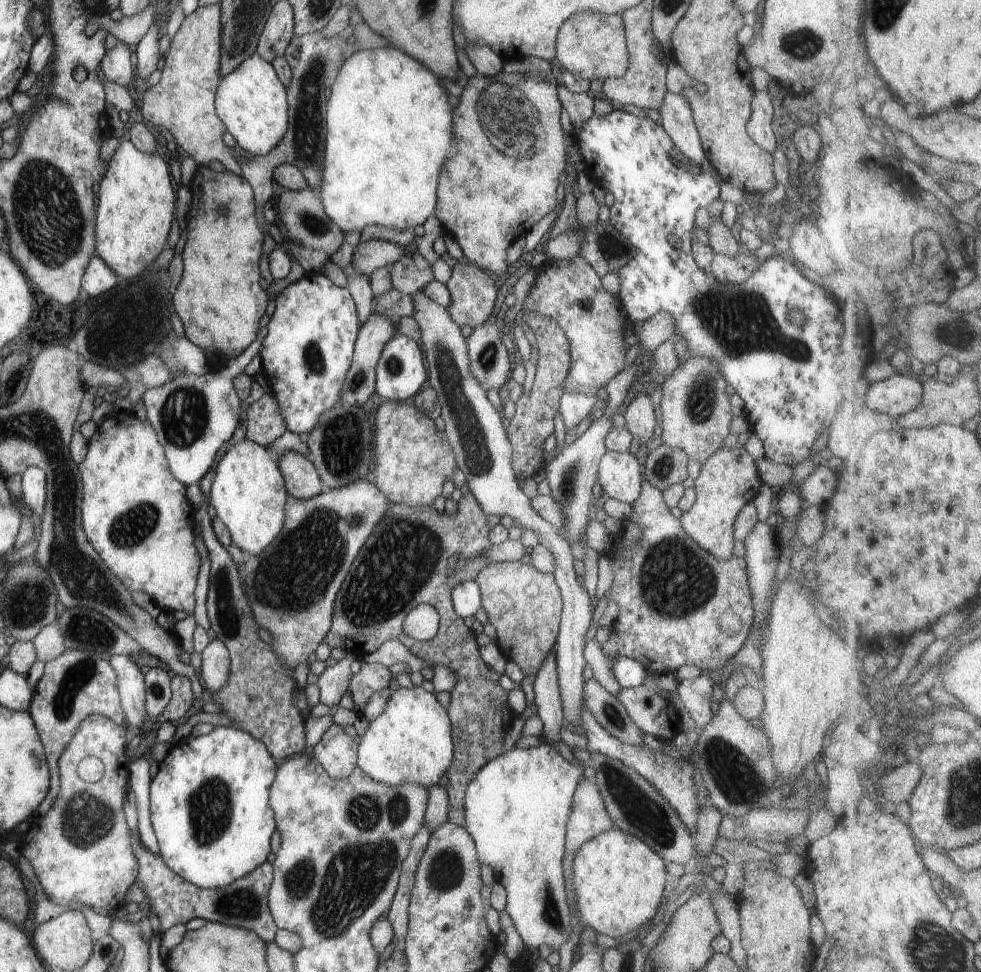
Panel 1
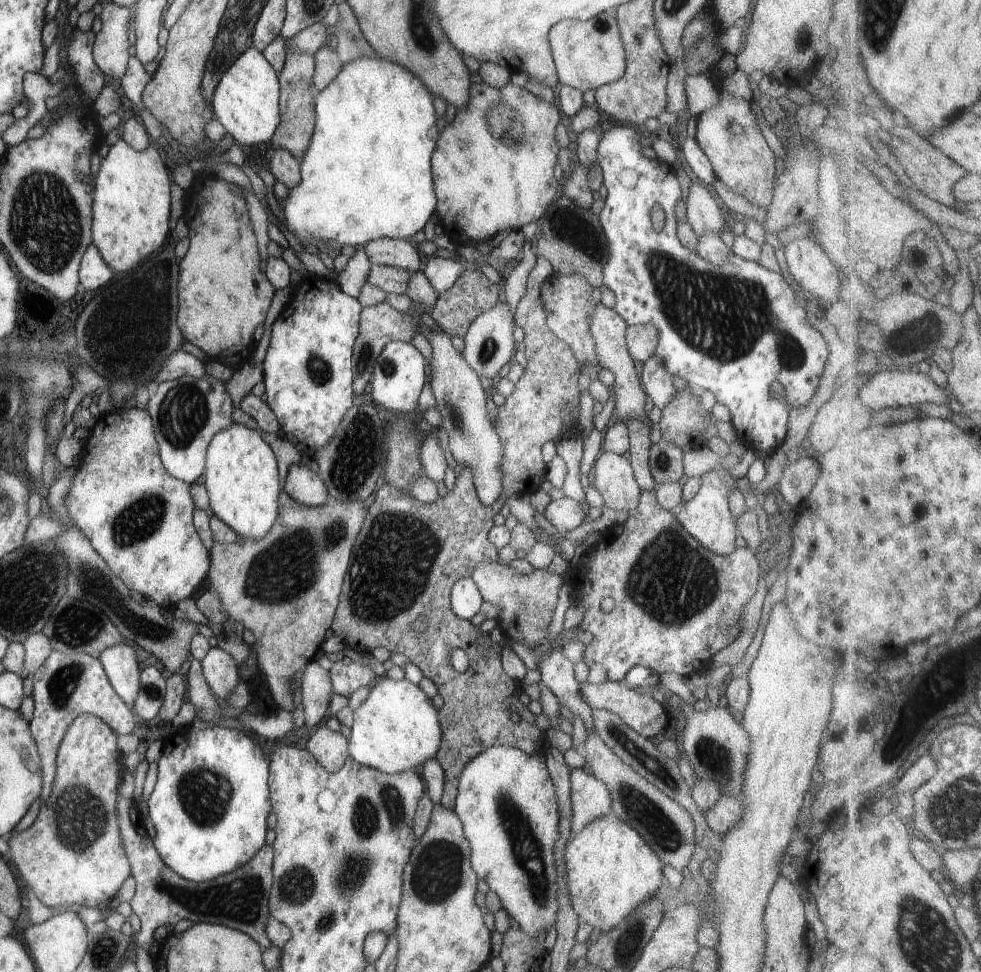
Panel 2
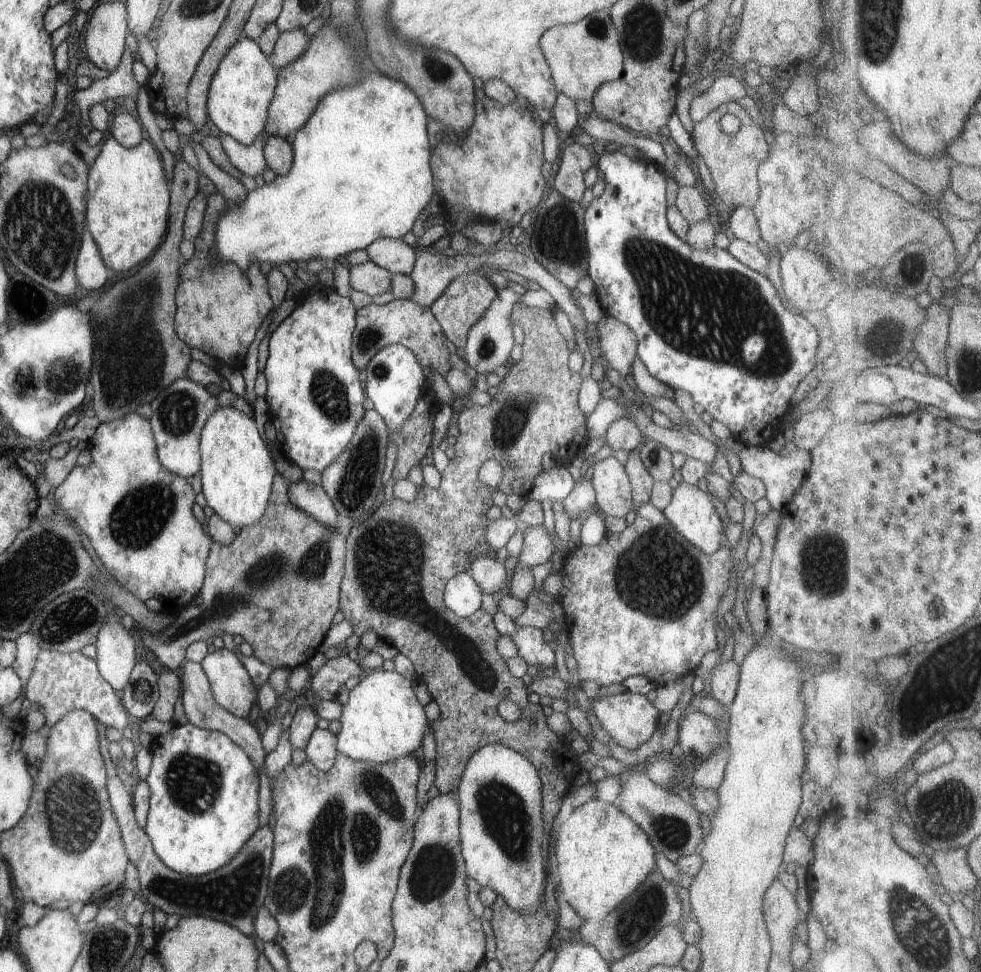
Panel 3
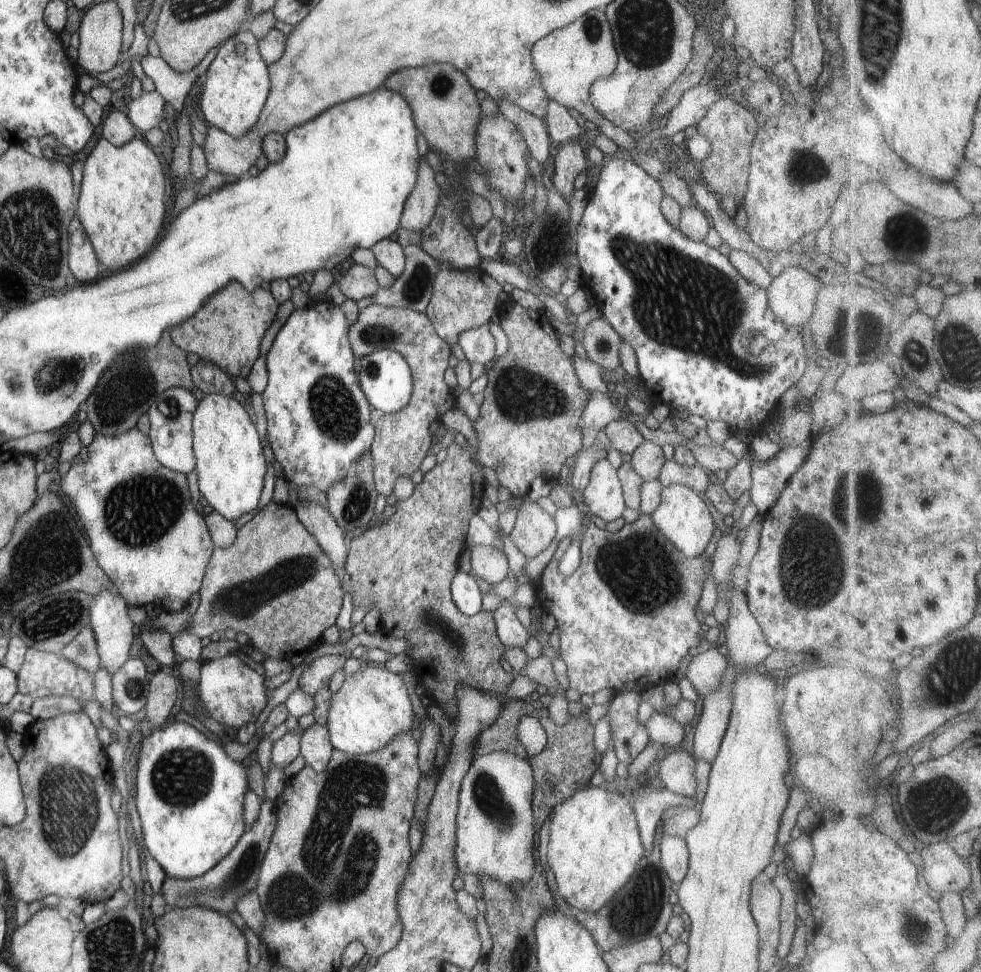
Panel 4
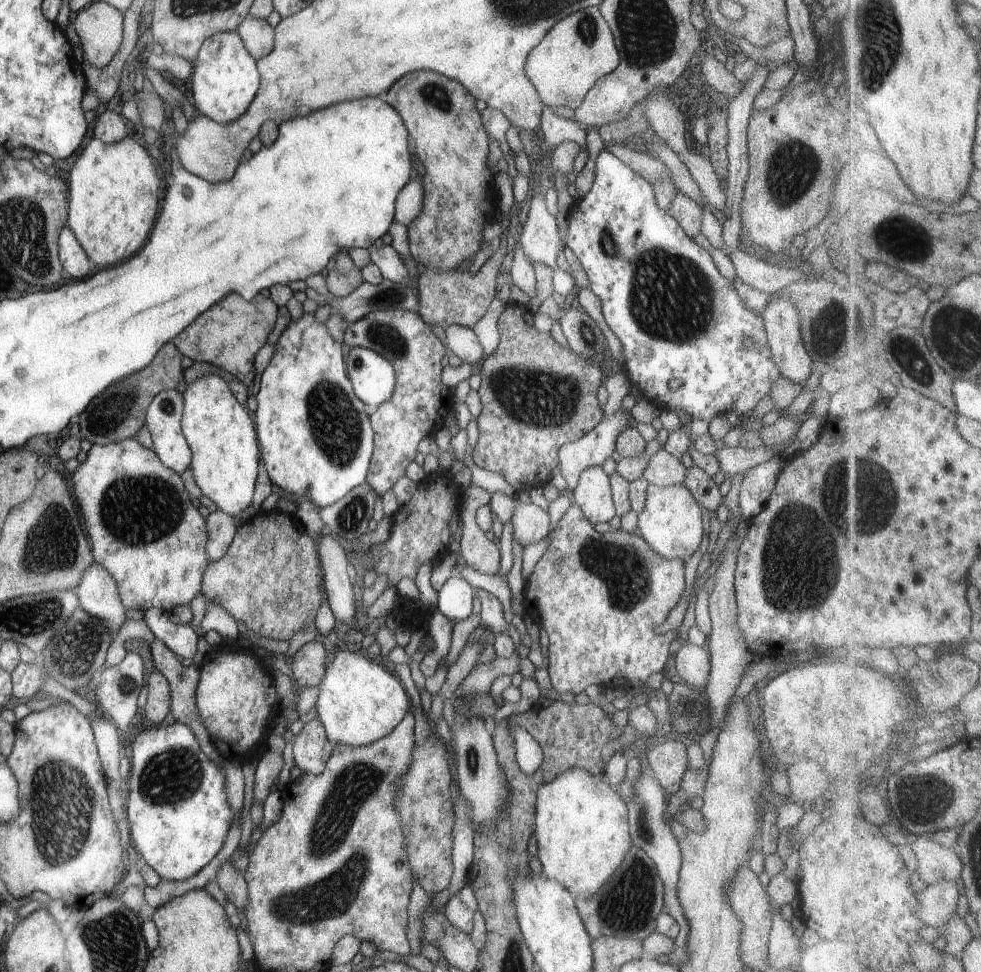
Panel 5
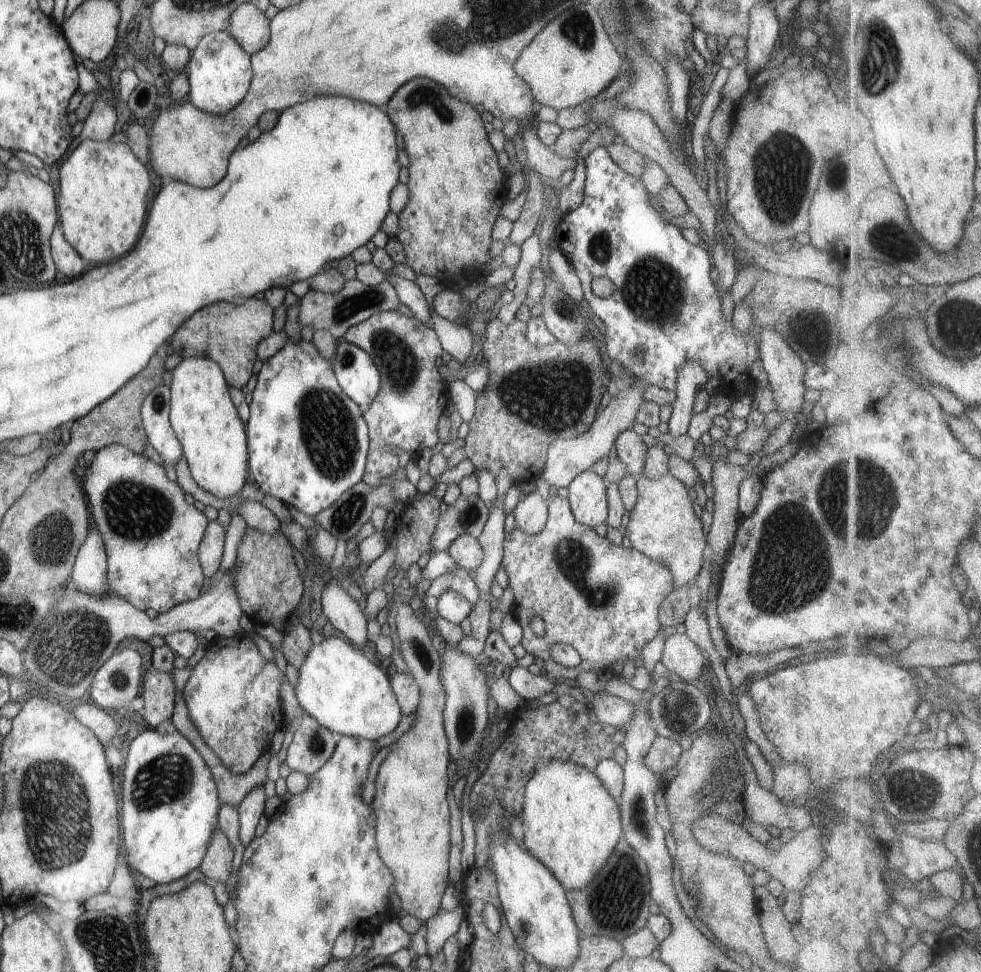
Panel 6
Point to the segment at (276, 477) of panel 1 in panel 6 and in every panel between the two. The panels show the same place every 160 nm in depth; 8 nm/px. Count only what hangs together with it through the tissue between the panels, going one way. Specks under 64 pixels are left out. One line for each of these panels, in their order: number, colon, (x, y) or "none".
2: (240, 475)
3: (236, 471)
4: (229, 462)
5: (224, 462)
6: (212, 436)

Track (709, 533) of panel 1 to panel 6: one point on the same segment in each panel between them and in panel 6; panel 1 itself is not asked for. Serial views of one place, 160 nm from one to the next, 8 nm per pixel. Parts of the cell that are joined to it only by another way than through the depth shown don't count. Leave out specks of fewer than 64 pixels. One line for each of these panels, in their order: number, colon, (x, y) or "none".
2: (705, 516)
3: (690, 511)
4: (682, 517)
5: (670, 523)
6: (662, 525)

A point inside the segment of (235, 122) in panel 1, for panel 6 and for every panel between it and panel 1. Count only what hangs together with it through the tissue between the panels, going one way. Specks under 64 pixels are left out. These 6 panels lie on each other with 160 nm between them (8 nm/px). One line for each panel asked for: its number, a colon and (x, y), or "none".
2: (245, 101)
3: (238, 96)
4: (233, 89)
5: (224, 79)
6: (218, 71)

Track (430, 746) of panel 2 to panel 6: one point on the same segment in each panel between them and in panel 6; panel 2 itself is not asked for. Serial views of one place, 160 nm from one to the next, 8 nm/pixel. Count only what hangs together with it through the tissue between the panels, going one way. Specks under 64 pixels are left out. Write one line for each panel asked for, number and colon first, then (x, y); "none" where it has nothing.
3: (382, 720)
4: (371, 706)
5: (359, 702)
6: (345, 693)

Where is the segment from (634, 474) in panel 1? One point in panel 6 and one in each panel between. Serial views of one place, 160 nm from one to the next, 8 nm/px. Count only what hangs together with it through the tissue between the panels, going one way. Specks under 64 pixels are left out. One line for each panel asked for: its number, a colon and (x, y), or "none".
2: (612, 476)
3: (612, 491)
4: (602, 496)
5: (592, 494)
6: (586, 495)

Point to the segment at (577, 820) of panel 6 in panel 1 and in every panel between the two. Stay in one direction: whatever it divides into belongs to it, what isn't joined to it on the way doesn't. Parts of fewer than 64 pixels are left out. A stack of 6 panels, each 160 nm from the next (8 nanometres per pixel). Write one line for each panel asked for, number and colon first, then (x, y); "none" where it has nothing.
1: (618, 880)
2: (610, 870)
3: (602, 855)
4: (594, 847)
5: (581, 826)

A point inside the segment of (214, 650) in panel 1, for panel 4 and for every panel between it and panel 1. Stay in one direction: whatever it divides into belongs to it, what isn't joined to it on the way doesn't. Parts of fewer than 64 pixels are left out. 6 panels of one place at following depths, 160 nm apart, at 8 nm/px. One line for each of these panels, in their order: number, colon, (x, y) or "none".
2: (220, 671)
3: (230, 684)
4: (232, 694)

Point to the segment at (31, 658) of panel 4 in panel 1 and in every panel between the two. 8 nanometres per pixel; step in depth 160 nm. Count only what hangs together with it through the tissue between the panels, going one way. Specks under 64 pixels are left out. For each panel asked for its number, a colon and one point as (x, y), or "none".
1: (75, 684)
2: (64, 686)
3: (59, 682)

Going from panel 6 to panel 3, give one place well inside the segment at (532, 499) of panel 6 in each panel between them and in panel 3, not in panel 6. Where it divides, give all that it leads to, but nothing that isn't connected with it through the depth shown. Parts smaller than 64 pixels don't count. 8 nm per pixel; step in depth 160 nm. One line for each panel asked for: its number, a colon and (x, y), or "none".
3: (536, 548)
4: (533, 529)
5: (530, 523)

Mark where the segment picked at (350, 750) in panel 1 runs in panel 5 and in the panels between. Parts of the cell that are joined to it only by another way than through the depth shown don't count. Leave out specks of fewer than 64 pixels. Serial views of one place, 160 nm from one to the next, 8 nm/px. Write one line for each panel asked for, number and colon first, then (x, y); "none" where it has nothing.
2: (329, 748)
3: (320, 749)
4: (314, 747)
5: (310, 748)

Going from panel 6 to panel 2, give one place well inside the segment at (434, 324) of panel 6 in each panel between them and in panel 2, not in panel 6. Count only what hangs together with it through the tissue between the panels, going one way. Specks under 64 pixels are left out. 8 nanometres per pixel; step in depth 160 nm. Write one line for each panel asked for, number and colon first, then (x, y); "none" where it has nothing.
2: (488, 343)
3: (488, 342)
4: (476, 343)
5: (461, 340)

